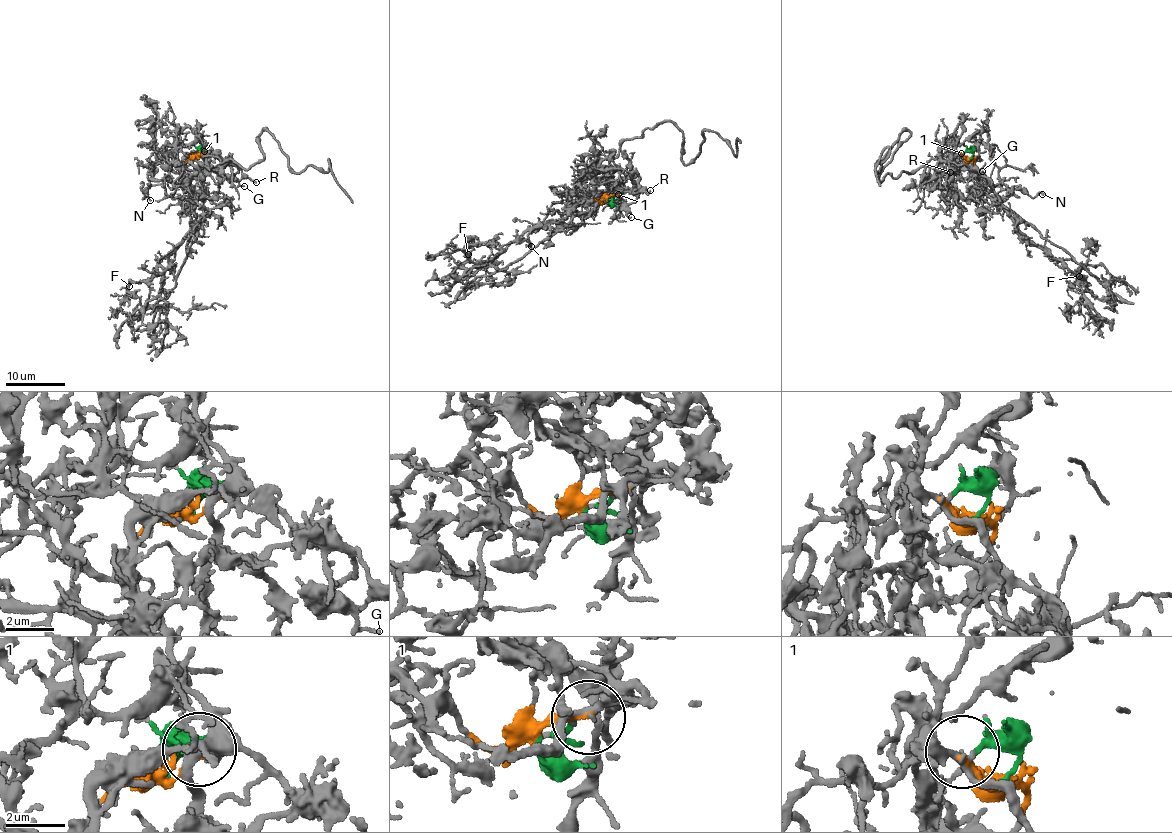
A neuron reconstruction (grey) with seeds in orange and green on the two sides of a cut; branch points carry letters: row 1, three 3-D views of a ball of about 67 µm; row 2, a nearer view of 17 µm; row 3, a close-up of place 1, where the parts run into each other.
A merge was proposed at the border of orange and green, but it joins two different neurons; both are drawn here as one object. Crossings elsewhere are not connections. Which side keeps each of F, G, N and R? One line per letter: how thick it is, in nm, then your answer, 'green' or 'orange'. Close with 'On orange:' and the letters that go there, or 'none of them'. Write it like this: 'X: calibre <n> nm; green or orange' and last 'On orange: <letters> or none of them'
F: calibre 180 nm; orange
G: calibre 130 nm; green
N: calibre 150 nm; orange
R: calibre 130 nm; green
On orange: F, N

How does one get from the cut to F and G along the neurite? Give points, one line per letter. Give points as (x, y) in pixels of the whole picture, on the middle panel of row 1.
F: (607, 200), (587, 194), (565, 217), (531, 229), (489, 260), (469, 257), (471, 247), (464, 247), (468, 254)
G: (608, 200), (627, 190), (638, 188), (637, 198), (626, 206), (627, 214), (631, 217)

